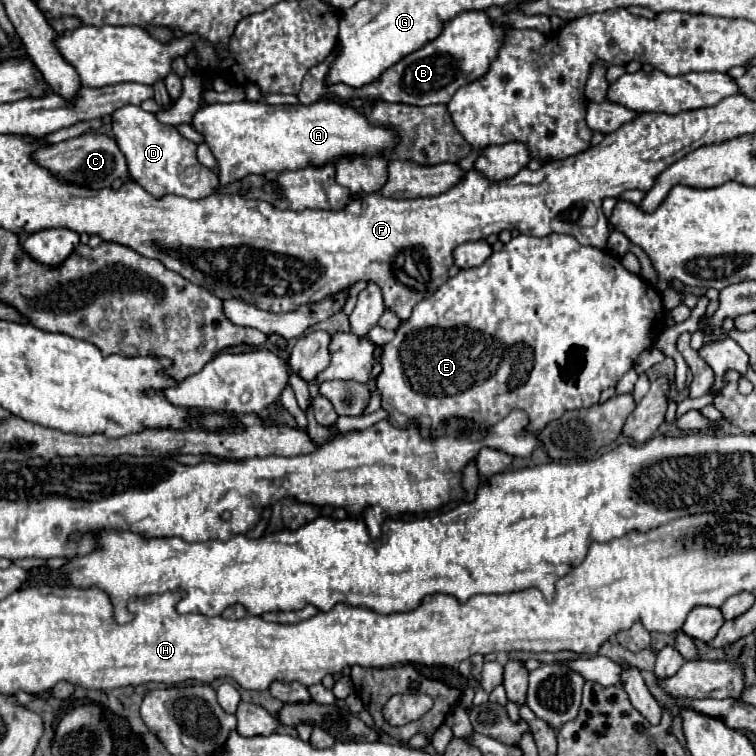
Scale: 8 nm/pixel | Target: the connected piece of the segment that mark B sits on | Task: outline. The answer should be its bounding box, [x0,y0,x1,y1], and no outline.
[297,12,511,106]

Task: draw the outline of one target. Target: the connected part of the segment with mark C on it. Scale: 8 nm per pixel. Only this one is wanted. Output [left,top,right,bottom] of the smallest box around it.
[31,132,127,190]

